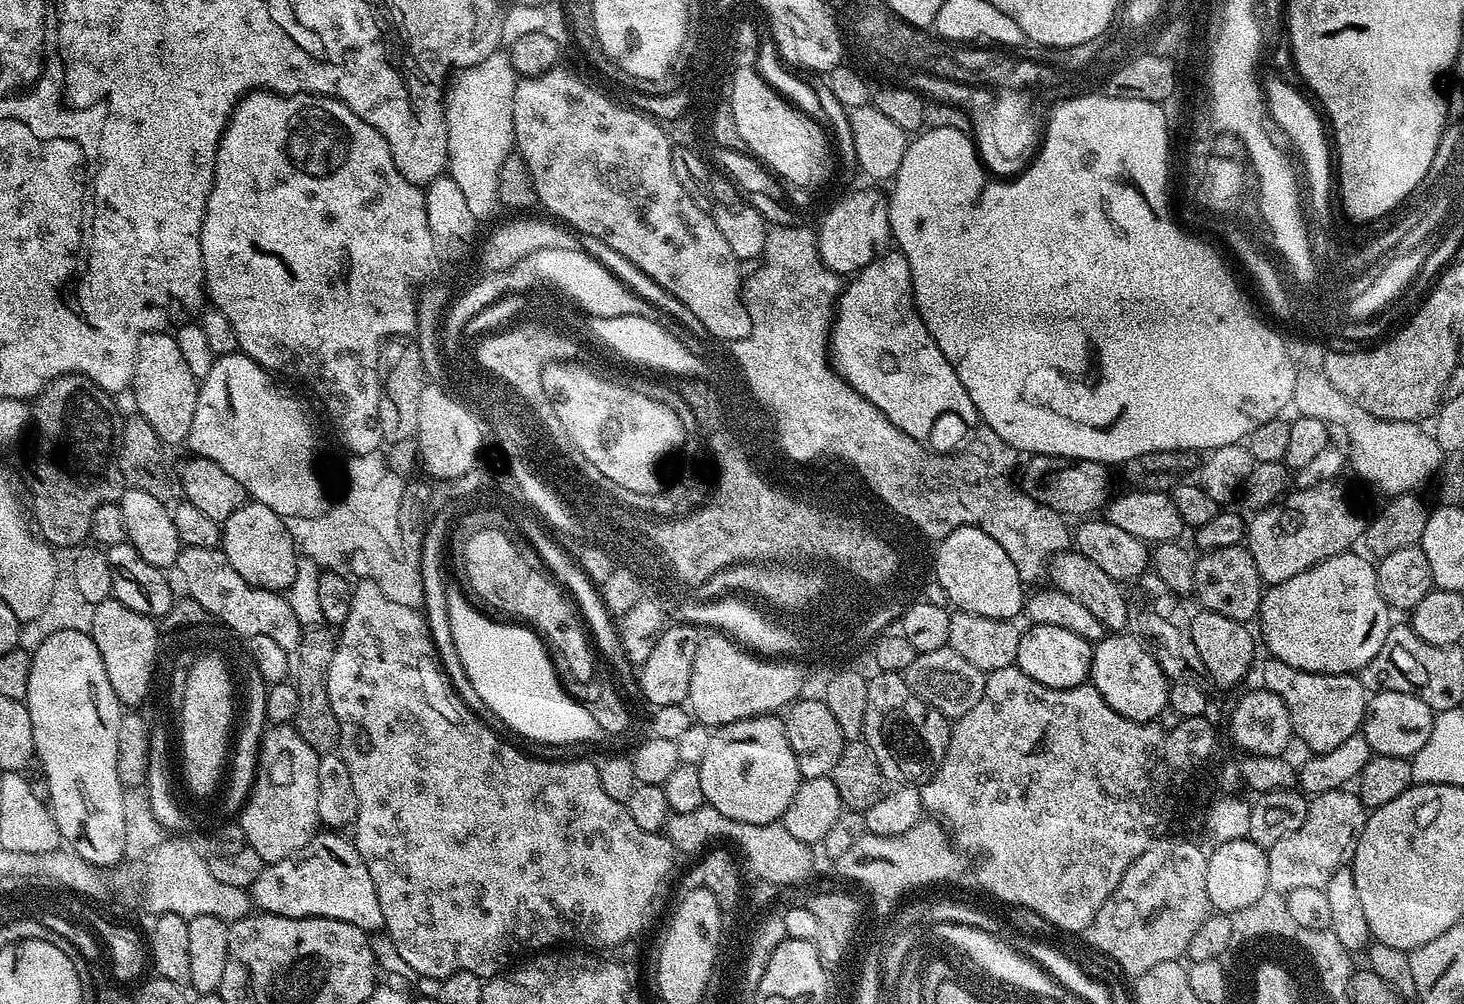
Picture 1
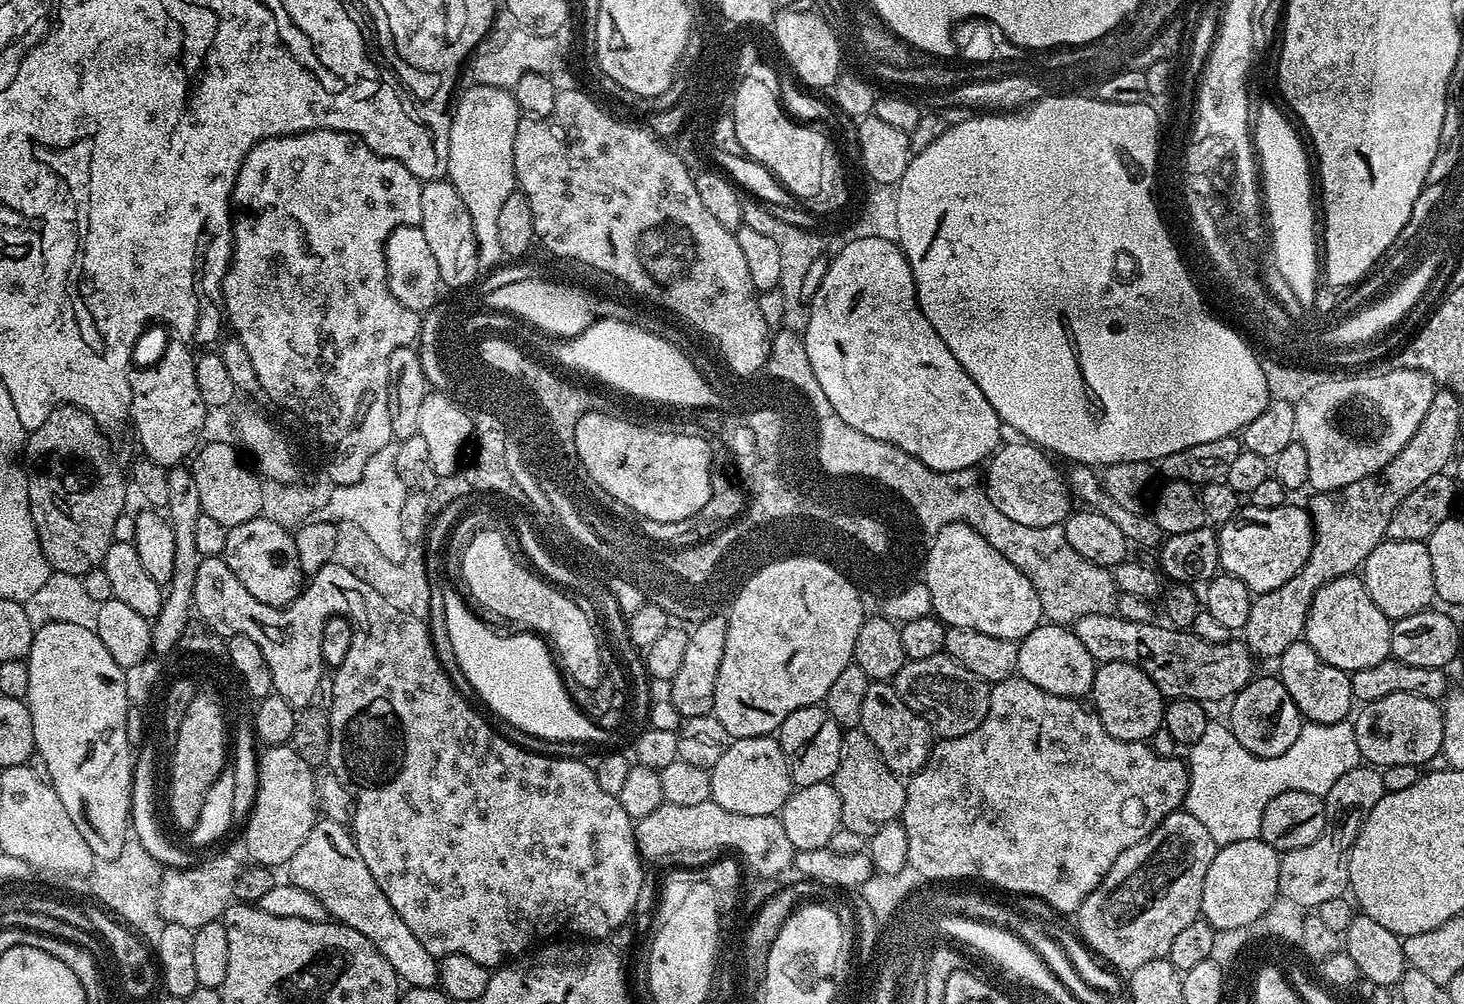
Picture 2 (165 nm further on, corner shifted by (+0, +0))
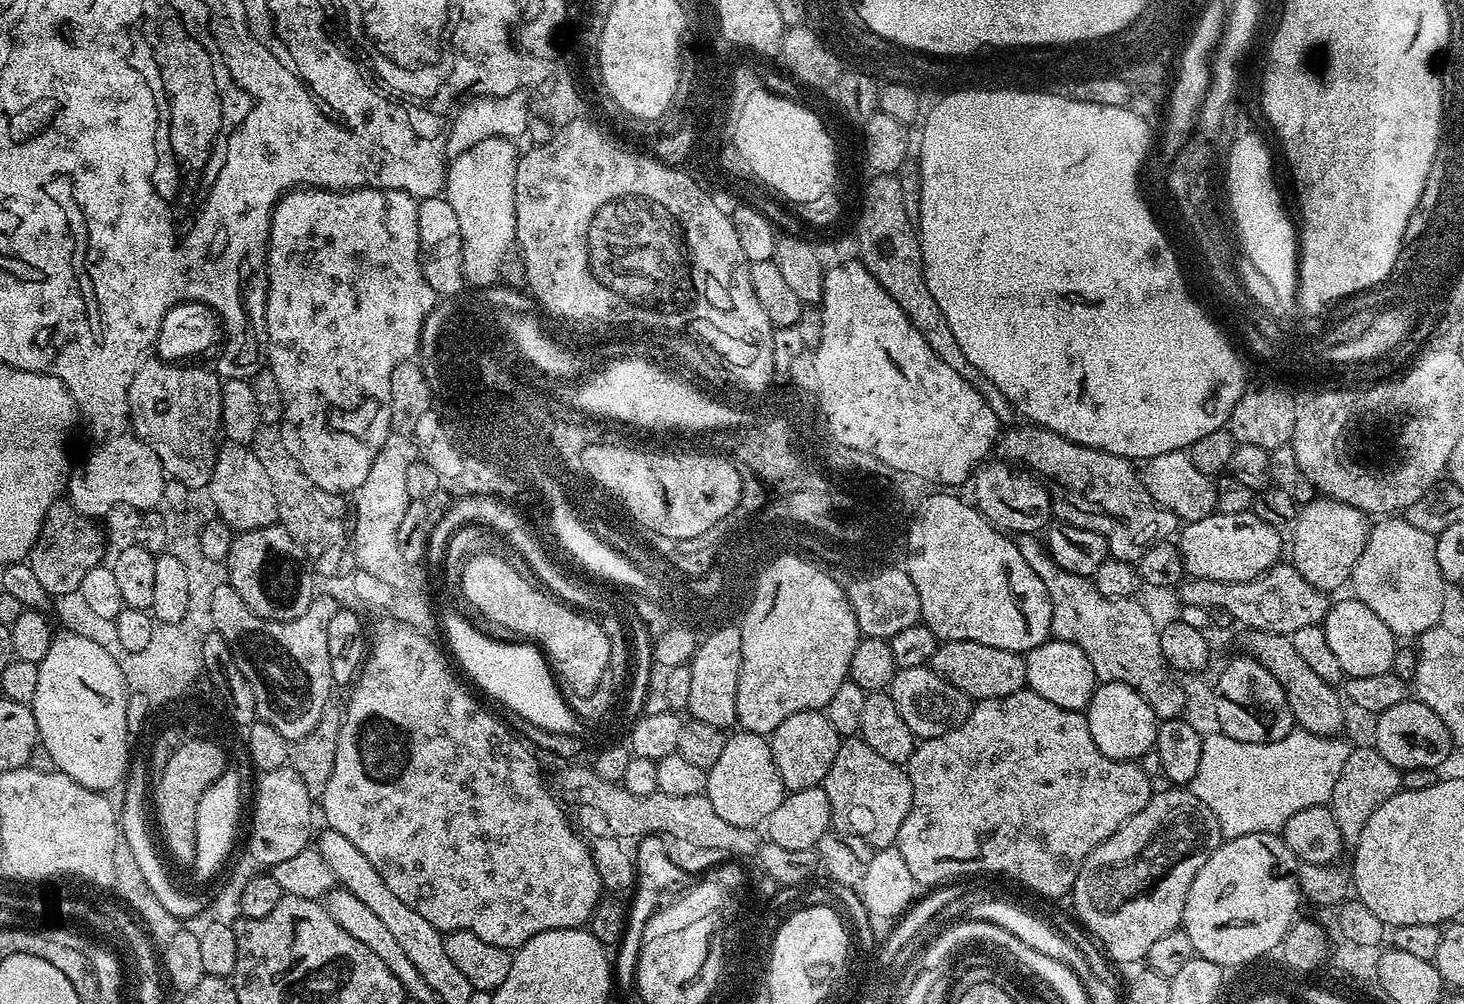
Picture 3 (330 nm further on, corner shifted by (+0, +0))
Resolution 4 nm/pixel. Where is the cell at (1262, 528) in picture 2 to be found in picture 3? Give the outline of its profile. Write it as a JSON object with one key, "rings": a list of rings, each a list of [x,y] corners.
{"rings":[[[1251,510],[1242,514],[1215,511],[1201,520],[1189,520],[1179,529],[1178,547],[1189,577],[1214,578],[1222,582],[1246,582],[1260,576],[1281,559],[1281,529],[1262,522]]]}

